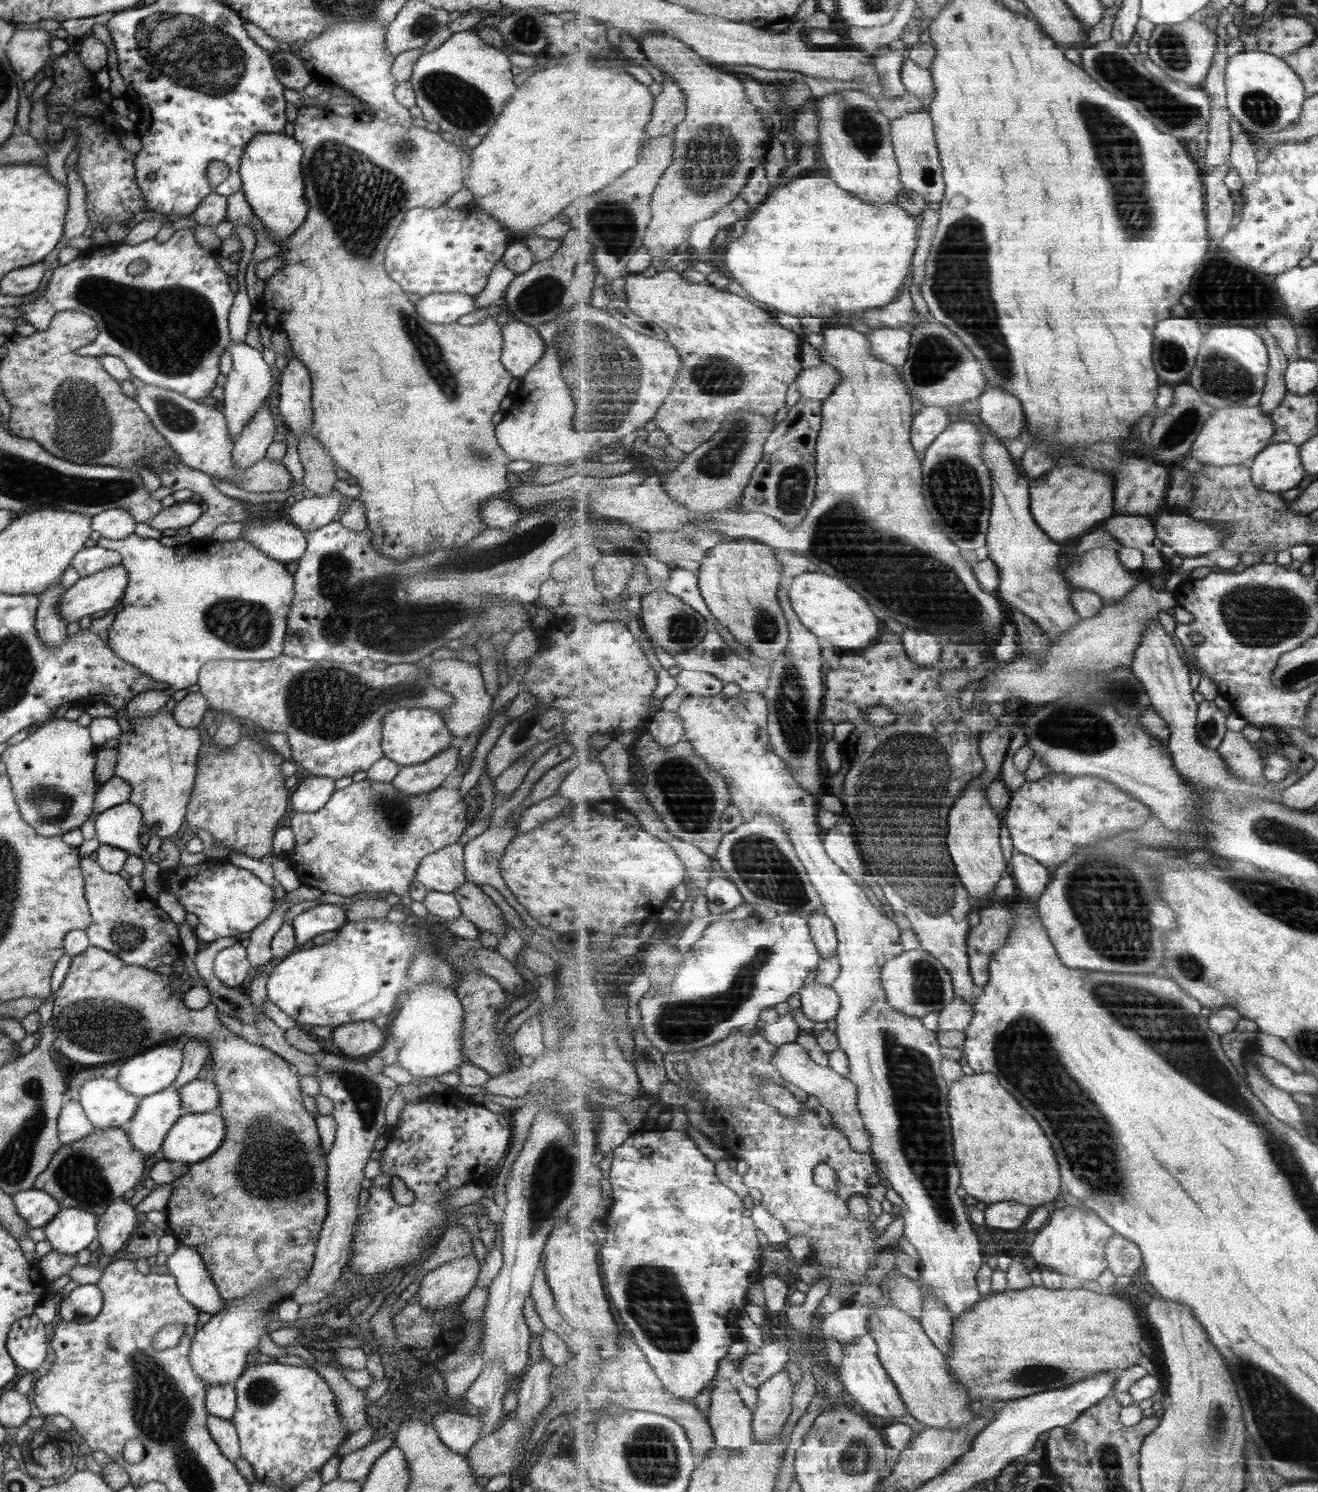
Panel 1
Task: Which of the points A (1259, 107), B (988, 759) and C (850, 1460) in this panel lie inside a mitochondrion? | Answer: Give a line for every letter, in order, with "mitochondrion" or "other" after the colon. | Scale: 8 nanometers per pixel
A: mitochondrion
B: other
C: mitochondrion

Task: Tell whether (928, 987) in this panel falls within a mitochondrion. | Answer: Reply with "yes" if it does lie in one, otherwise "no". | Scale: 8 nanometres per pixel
yes

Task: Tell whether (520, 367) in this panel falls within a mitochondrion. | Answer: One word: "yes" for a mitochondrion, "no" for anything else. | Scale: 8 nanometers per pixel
no

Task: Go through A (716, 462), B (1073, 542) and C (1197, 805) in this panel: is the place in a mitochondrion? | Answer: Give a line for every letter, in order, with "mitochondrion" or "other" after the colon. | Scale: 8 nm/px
A: mitochondrion
B: other
C: other

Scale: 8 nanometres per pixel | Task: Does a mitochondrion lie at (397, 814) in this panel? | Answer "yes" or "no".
yes

